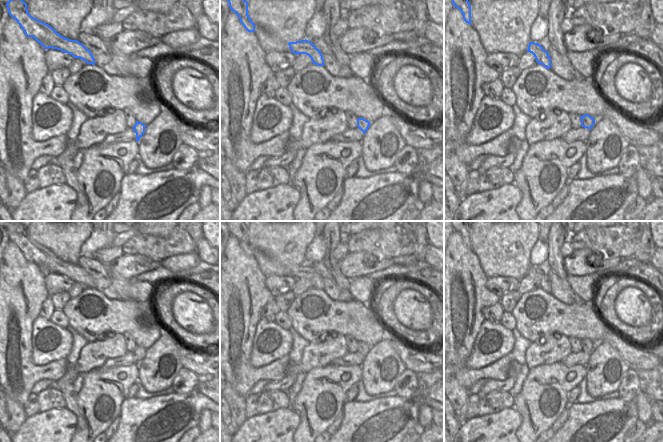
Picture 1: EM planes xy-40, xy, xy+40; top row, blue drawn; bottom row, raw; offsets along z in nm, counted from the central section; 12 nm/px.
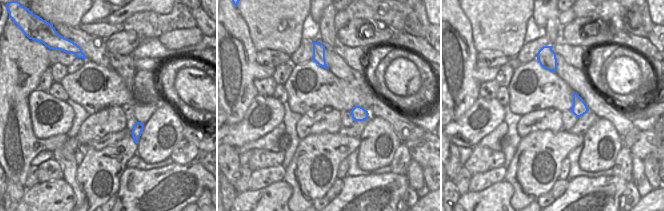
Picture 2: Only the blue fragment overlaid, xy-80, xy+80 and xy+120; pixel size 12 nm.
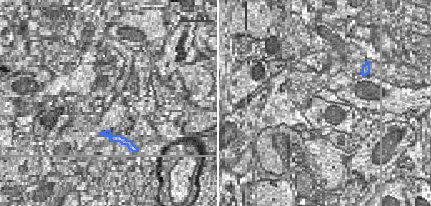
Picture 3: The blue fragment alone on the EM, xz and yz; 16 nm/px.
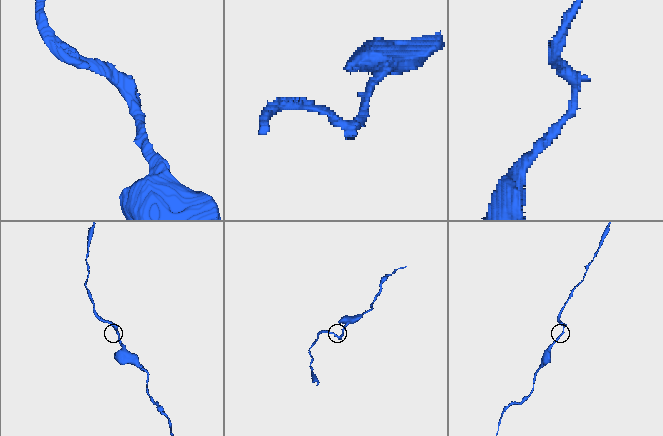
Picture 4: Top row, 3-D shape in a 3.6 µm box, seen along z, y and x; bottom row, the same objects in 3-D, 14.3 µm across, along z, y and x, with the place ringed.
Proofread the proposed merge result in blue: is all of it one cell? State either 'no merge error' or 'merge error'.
no merge error

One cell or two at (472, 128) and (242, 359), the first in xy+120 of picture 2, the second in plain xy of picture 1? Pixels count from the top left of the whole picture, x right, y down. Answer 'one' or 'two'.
two

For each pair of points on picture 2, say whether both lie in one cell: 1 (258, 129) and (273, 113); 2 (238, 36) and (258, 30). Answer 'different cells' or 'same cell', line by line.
1: same cell
2: different cells

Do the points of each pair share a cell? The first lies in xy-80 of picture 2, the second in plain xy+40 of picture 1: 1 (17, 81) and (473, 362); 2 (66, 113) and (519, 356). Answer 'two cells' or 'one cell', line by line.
1: two cells
2: two cells

